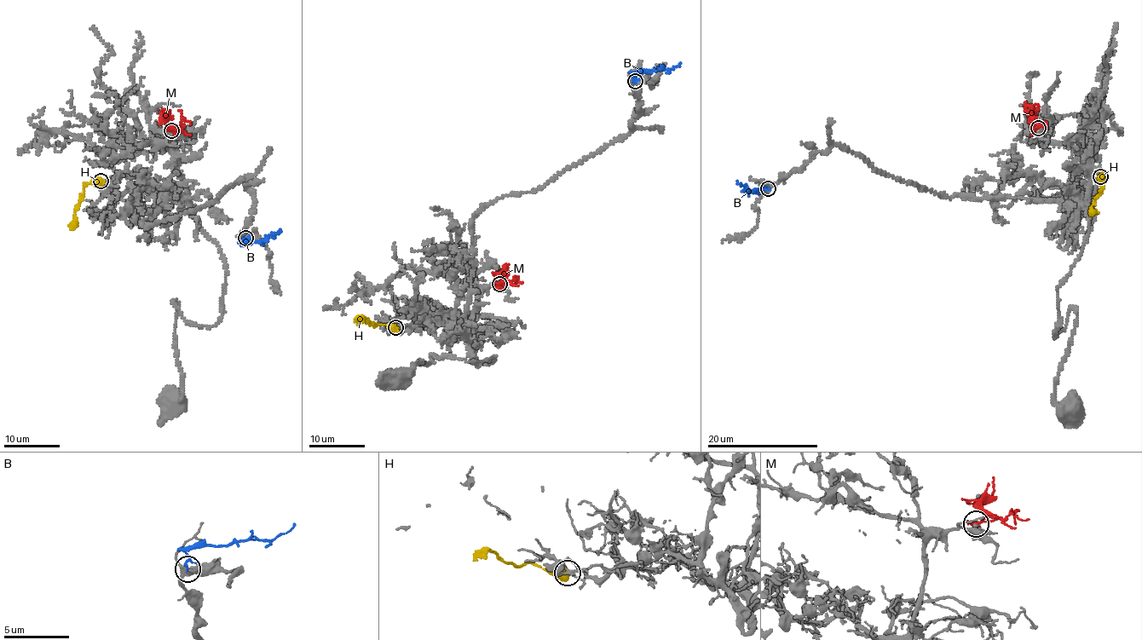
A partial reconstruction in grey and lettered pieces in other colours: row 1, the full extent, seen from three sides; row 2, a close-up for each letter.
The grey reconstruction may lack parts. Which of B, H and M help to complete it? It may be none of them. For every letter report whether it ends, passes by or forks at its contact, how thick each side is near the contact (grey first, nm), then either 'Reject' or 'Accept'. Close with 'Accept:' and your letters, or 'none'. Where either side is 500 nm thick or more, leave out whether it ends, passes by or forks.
B: It passes by. Thickness 400 nm (grey) against 130 nm. Reject
H: Thickness 140 nm (grey) against 750 nm. Reject
M: It forks there. Thickness 190 nm (grey) against 320 nm. Reject
Accept: none

